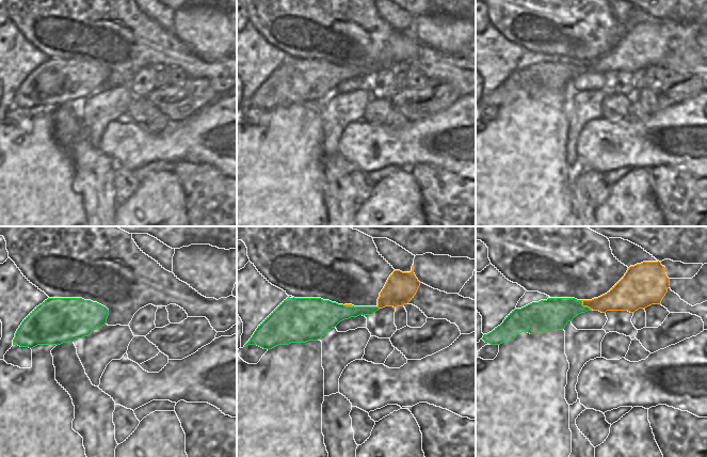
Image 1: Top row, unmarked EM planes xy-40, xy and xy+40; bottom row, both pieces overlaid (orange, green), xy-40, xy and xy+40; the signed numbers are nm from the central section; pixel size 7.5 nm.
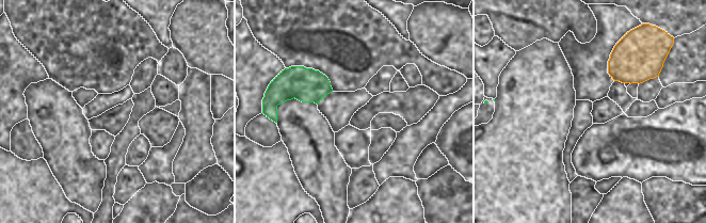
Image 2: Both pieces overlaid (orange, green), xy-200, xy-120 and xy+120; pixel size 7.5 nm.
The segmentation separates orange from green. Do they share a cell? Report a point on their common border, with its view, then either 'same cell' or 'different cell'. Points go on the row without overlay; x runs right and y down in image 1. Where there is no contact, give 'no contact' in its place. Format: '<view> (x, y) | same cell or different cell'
xy+40 (584, 66) | same cell

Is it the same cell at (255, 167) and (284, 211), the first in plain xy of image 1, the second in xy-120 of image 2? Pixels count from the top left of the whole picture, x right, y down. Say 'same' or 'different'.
same

